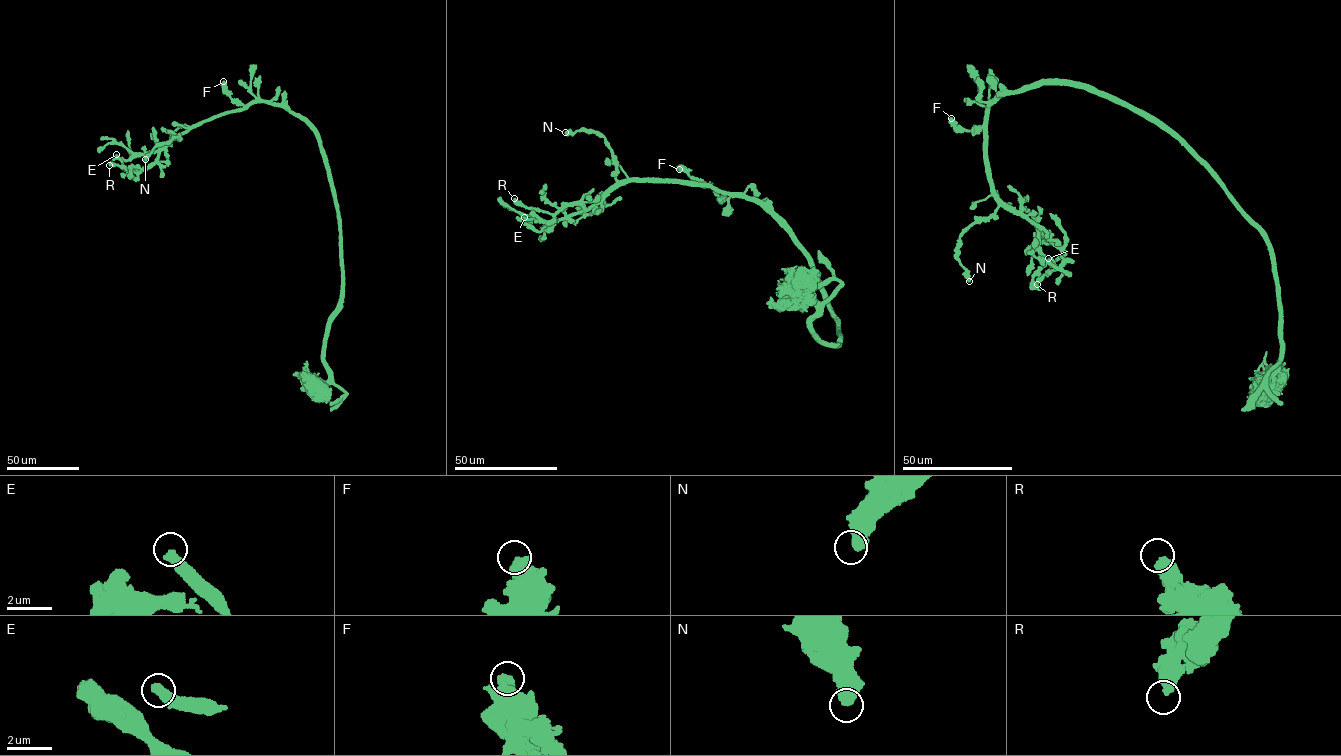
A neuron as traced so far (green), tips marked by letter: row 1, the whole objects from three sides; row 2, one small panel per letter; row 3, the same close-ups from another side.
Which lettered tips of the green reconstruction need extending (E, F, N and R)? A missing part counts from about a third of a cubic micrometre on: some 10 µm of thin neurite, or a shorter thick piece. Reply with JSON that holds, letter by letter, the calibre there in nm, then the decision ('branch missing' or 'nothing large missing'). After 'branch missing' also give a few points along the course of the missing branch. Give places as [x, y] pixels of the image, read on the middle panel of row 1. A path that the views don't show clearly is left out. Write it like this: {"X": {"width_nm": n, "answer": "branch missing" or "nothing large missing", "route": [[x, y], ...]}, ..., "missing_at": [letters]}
{"E": {"width_nm": 440, "answer": "branch missing"}, "F": {"width_nm": 500, "answer": "nothing large missing"}, "N": {"width_nm": 650, "answer": "nothing large missing"}, "R": {"width_nm": 500, "answer": "nothing large missing"}, "missing_at": ["E"]}

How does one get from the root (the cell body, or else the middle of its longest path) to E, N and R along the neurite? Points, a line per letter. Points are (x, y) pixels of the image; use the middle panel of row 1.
E: (810, 292), (811, 333), (834, 346), (839, 322), (788, 228), (709, 186), (632, 180), (587, 209), (524, 217)
N: (810, 292), (811, 333), (834, 346), (839, 322), (777, 218), (709, 186), (622, 182), (603, 136), (565, 132)
R: (810, 292), (811, 333), (834, 346), (839, 322), (802, 247), (735, 193), (633, 180), (553, 214), (514, 198)

